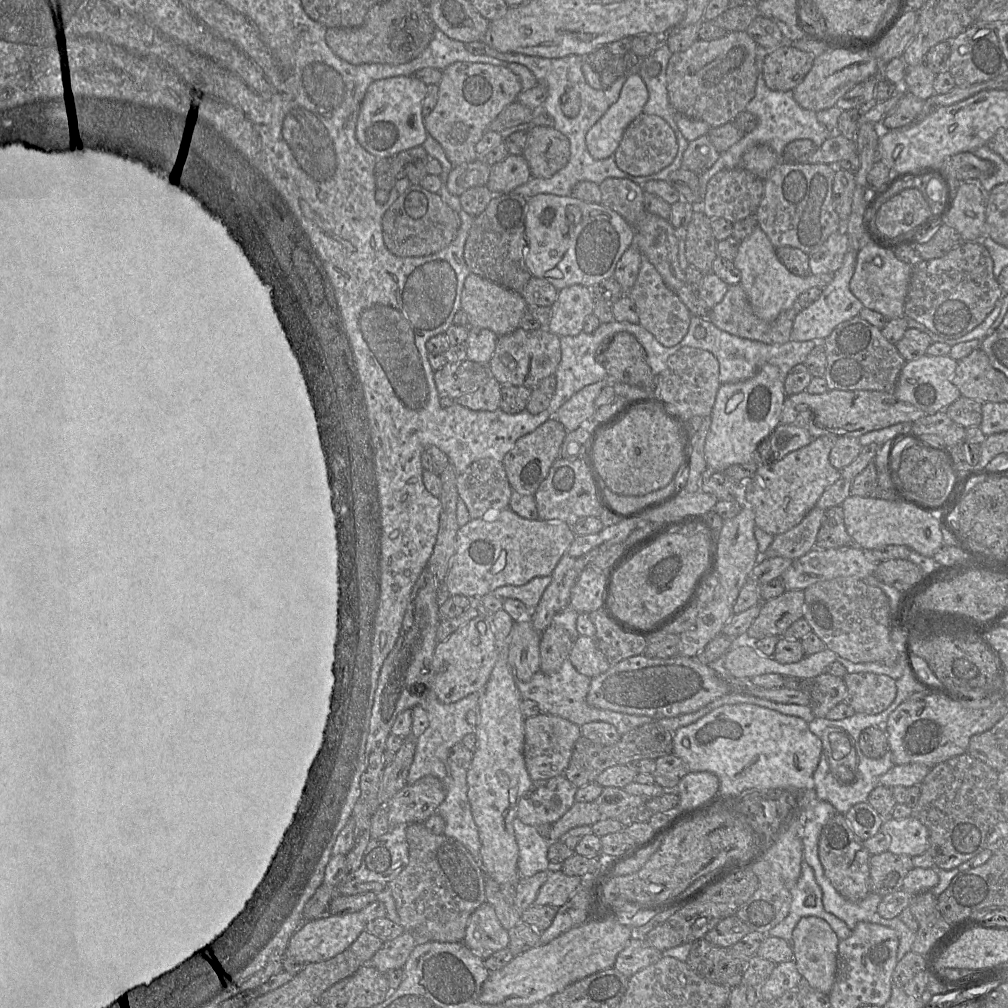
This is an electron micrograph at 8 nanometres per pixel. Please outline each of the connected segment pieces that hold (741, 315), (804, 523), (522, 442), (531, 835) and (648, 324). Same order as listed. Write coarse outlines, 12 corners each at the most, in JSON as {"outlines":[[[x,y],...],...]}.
{"outlines":[[[740,283],[708,313],[737,337],[784,344],[797,306],[772,321],[758,318]],[[824,510],[775,535],[761,556],[802,557],[815,547]],[[555,417],[502,460],[513,491],[534,495],[568,432]],[[513,821],[520,878],[549,870],[548,842]],[[641,255],[626,293],[639,324],[665,347],[687,334],[691,313]]]}

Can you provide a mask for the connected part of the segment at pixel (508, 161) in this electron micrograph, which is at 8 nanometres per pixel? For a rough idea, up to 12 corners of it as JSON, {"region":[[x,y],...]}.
{"region":[[508,155],[490,169],[494,195],[512,193],[532,177],[523,155]]}

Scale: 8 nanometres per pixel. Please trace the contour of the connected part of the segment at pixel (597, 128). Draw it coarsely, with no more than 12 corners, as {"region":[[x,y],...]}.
{"region":[[638,74],[592,126],[595,160],[614,156],[626,128],[643,113],[648,90]]}

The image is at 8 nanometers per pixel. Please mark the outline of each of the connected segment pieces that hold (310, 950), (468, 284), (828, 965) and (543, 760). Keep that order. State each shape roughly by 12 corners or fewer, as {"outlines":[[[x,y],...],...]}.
{"outlines":[[[358,913],[305,921],[286,957],[326,961],[350,948],[366,923]],[[474,273],[464,281],[468,328],[500,337],[520,328],[521,293]],[[815,916],[792,932],[797,970],[829,995],[839,939]],[[555,715],[525,719],[532,781],[564,774],[581,727]]]}

